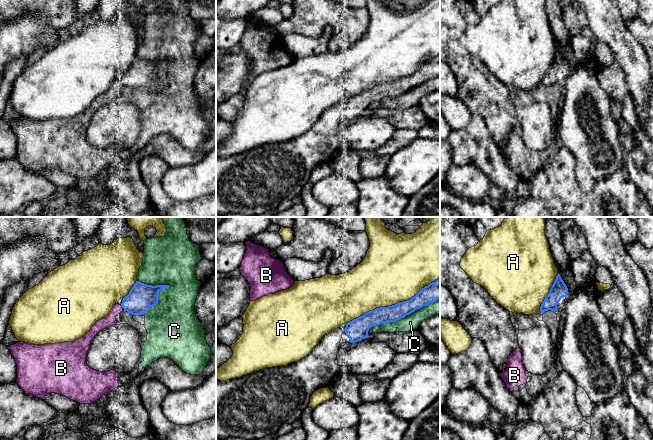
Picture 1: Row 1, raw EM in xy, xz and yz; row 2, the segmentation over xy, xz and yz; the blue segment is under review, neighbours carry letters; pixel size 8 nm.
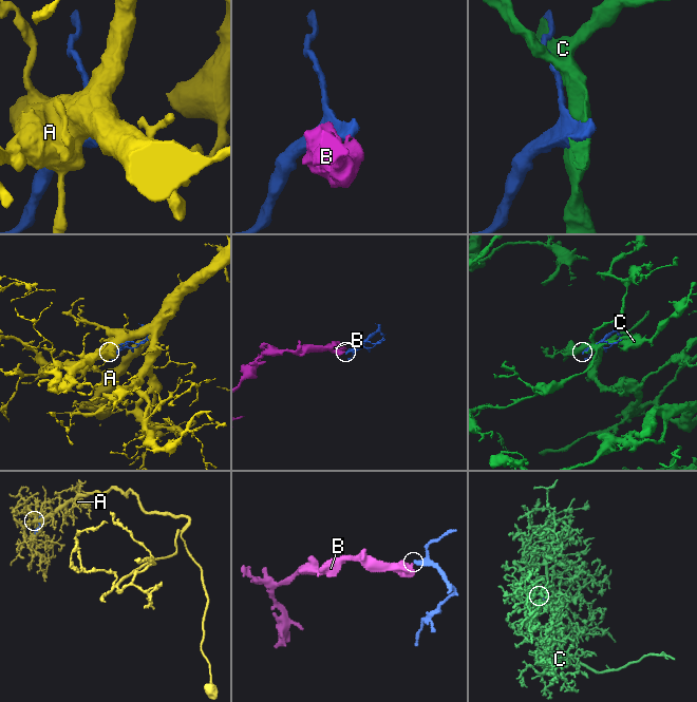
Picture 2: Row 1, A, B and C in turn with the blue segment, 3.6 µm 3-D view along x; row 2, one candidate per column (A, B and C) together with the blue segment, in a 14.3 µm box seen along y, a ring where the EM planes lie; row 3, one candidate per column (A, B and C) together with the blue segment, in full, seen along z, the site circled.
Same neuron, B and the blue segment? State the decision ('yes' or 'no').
no

